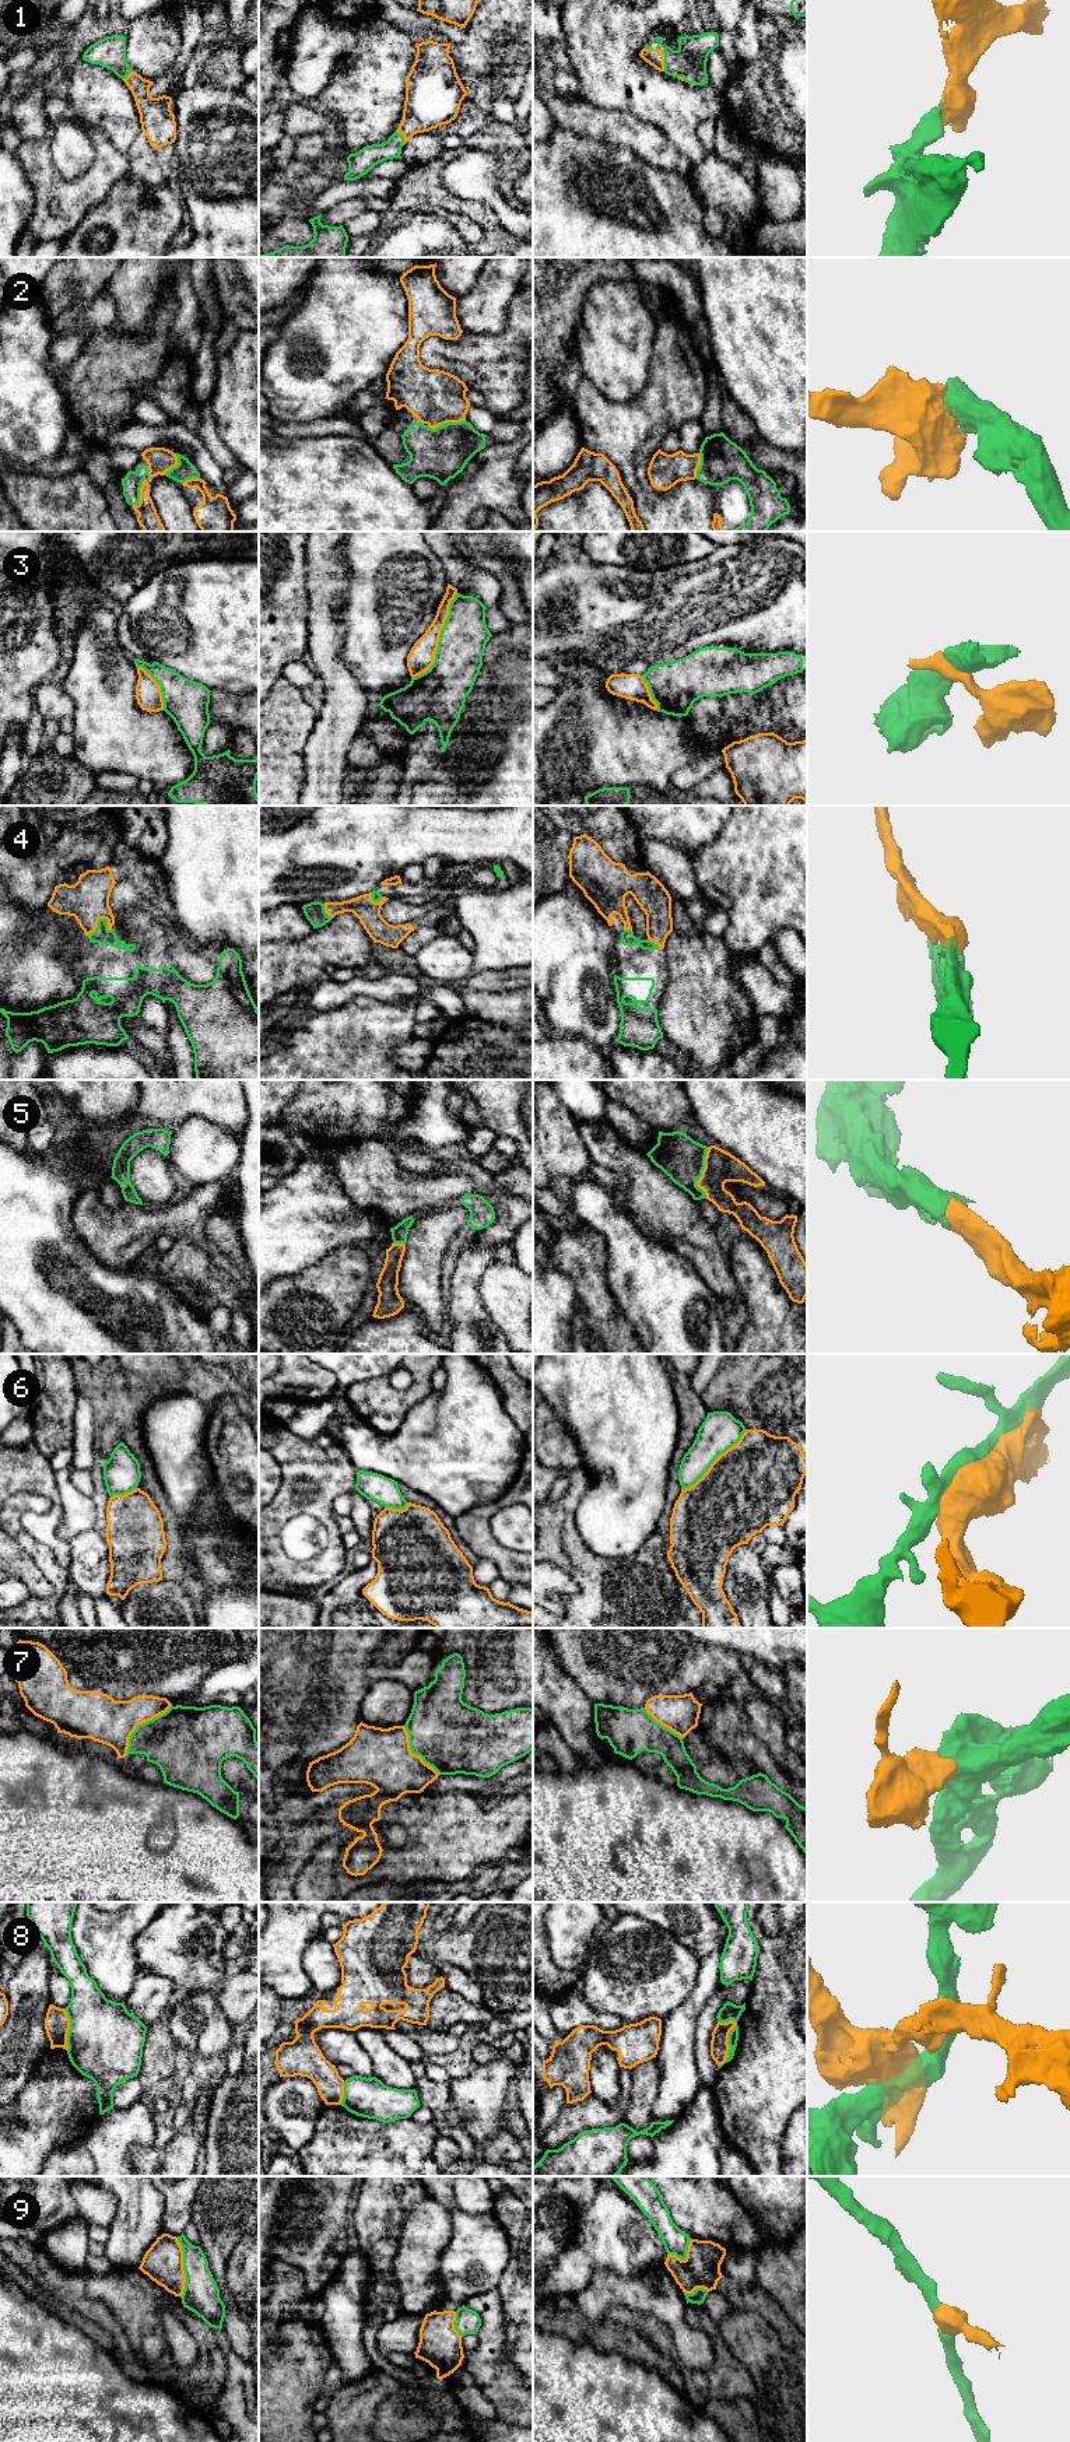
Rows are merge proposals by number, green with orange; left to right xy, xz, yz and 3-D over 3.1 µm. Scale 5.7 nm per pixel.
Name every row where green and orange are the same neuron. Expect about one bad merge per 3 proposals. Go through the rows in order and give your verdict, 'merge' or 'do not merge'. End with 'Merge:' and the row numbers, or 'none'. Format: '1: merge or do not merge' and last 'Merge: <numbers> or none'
1: merge
2: merge
3: do not merge
4: merge
5: merge
6: do not merge
7: do not merge
8: do not merge
9: merge
Merge: 1, 2, 4, 5, 9

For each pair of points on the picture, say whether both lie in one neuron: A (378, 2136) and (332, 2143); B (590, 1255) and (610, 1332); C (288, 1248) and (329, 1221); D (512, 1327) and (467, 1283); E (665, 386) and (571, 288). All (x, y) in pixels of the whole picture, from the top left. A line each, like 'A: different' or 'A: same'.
A: same
B: same
C: same
D: different
E: different

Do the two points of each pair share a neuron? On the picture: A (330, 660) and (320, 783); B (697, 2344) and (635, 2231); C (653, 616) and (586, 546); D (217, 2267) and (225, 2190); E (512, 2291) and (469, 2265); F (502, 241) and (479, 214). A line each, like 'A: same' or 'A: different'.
A: same
B: different
C: different
D: same
E: different
F: same

